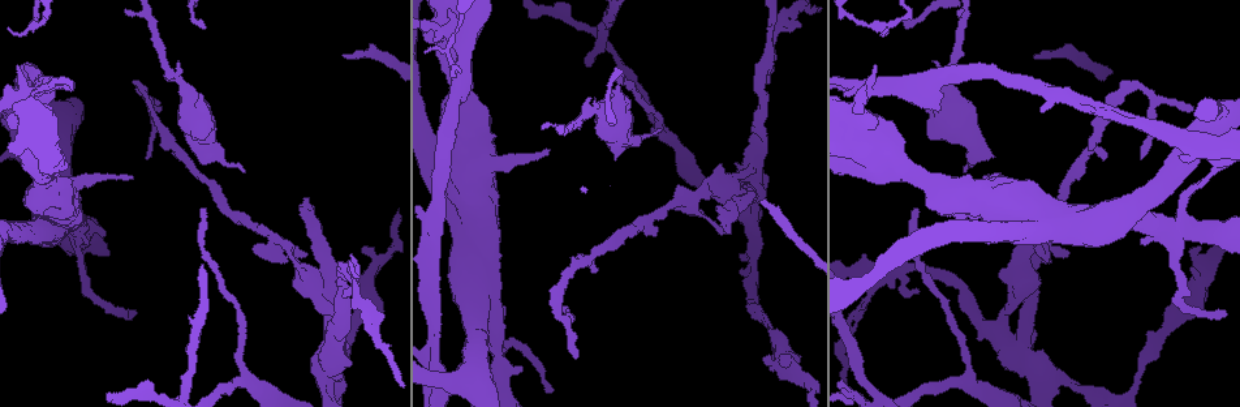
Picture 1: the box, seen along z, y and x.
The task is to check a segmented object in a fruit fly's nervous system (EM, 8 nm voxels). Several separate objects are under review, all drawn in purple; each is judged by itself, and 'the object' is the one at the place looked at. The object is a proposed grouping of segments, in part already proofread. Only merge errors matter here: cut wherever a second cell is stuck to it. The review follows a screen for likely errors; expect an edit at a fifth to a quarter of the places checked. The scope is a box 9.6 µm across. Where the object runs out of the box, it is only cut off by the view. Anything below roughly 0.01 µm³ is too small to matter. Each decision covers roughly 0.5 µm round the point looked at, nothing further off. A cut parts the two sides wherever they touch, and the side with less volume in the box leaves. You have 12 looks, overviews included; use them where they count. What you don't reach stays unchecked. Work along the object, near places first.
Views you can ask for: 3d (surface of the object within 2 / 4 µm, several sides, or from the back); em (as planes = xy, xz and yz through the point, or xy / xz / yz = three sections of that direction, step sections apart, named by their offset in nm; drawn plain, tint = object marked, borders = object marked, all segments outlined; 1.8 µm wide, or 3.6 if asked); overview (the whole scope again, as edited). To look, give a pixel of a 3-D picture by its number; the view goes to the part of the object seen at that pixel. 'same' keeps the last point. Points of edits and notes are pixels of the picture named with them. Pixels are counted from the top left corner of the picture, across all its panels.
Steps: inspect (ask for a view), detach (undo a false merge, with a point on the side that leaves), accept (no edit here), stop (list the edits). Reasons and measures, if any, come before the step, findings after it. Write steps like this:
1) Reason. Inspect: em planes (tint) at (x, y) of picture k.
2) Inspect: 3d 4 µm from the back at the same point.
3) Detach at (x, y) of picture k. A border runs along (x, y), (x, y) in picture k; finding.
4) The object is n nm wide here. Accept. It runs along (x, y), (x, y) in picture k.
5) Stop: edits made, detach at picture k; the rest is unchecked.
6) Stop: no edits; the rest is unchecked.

Calibre changes. Inspect: 3d 2 µm at (770, 325) of picture 1.

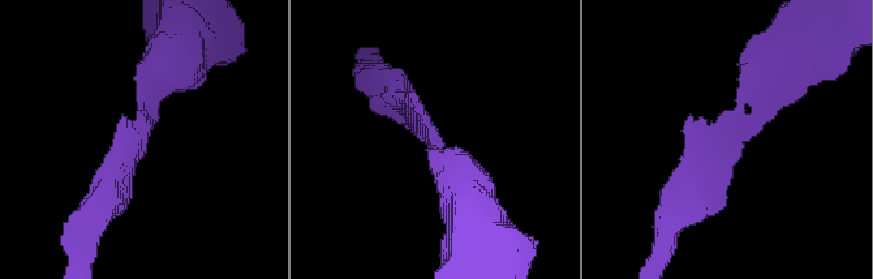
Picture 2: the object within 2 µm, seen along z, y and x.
The arms are 220, 400 nm wide. Inspect: em planes (tint) at (742, 124) of picture 2.

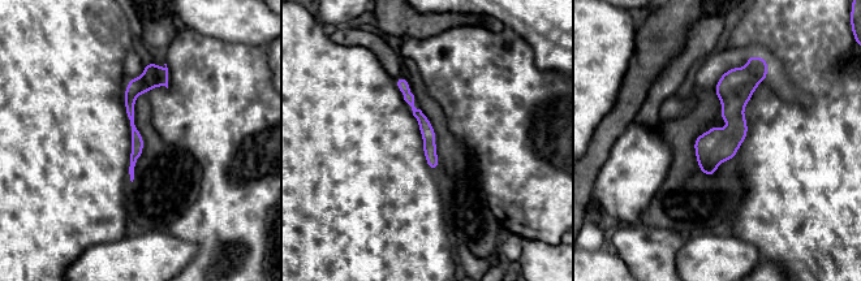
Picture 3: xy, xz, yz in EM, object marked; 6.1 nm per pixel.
The object is 80 nm wide here. Accept. All the same cell.

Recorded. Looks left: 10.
Thick turns thin. Inspect: 3d 2 µm at (1178, 225) of picture 1.

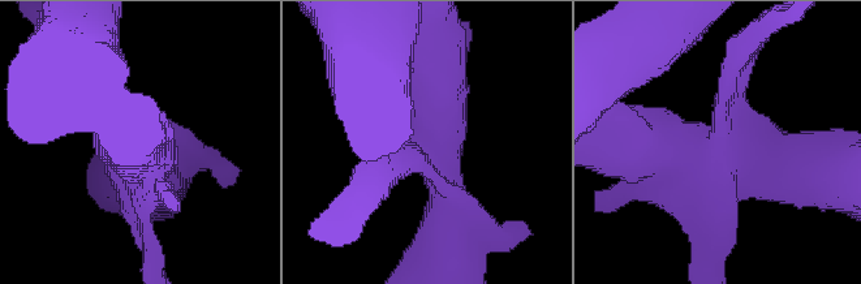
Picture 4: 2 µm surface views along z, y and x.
4 arms meet here. Inspect: em xz step 8 (tint) at (429, 144) of picture 4.

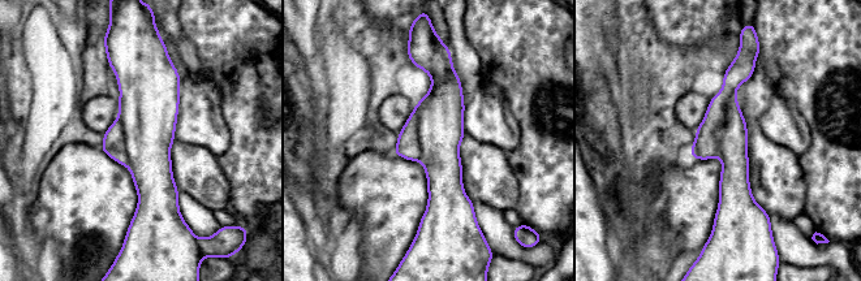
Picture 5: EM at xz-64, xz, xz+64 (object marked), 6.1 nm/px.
Cut it another way. Inspect: em planes (borders) at the same point.

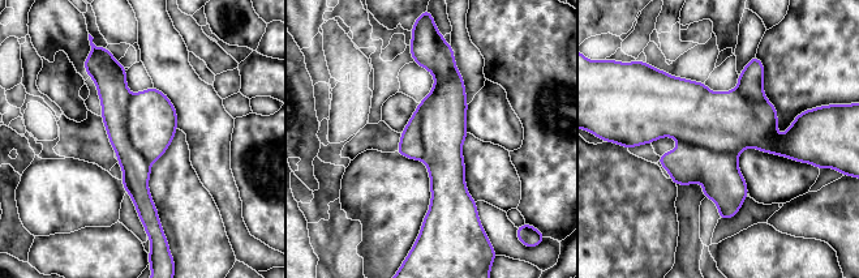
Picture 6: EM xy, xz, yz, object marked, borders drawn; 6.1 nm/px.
Detach at (114, 93) of picture 6. A second cell is stuck on.

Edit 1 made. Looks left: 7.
Stop: edits made, detach at picture 6; the rest is unchecked.

